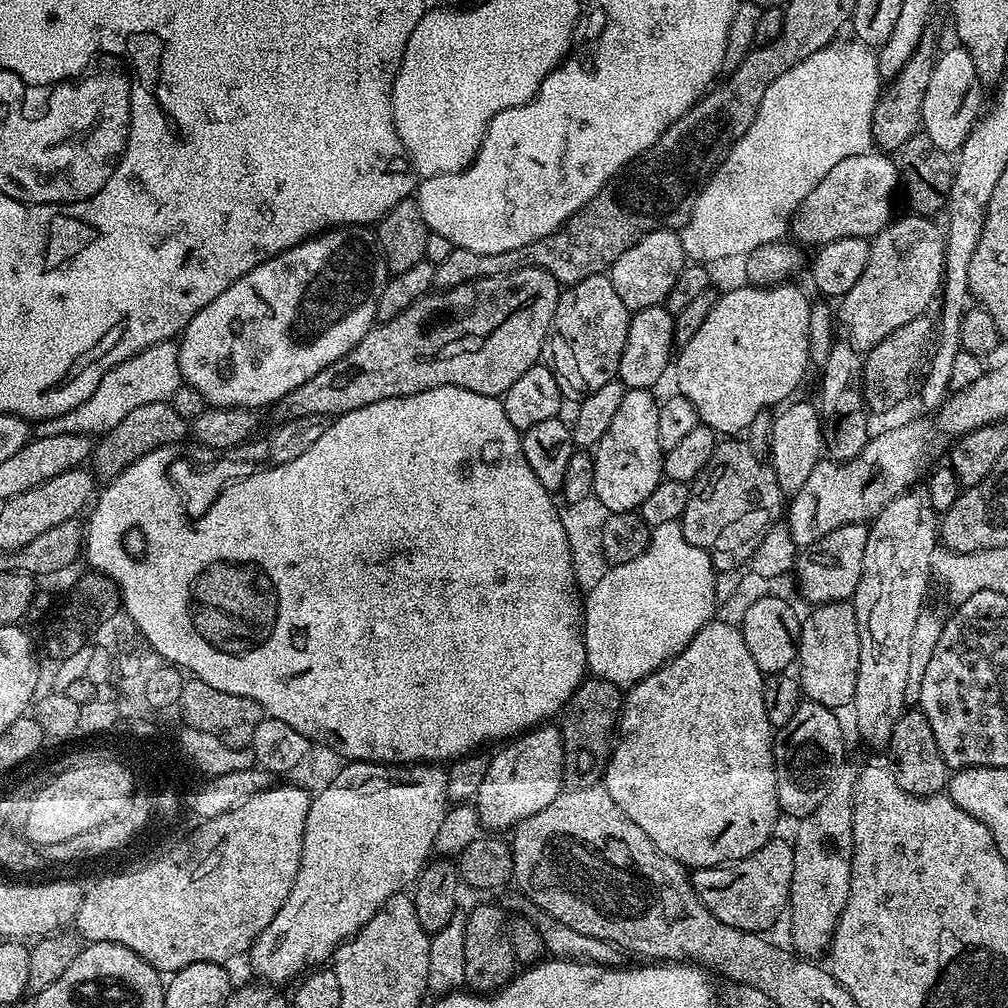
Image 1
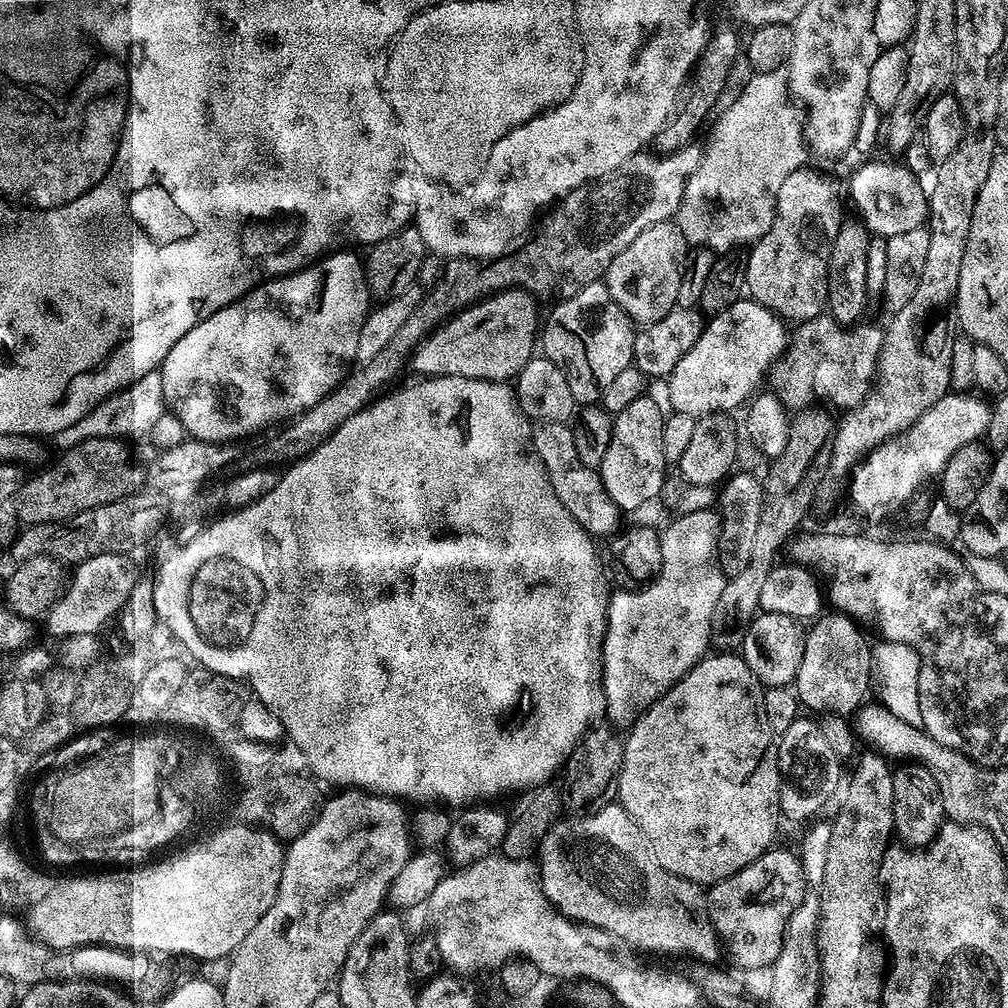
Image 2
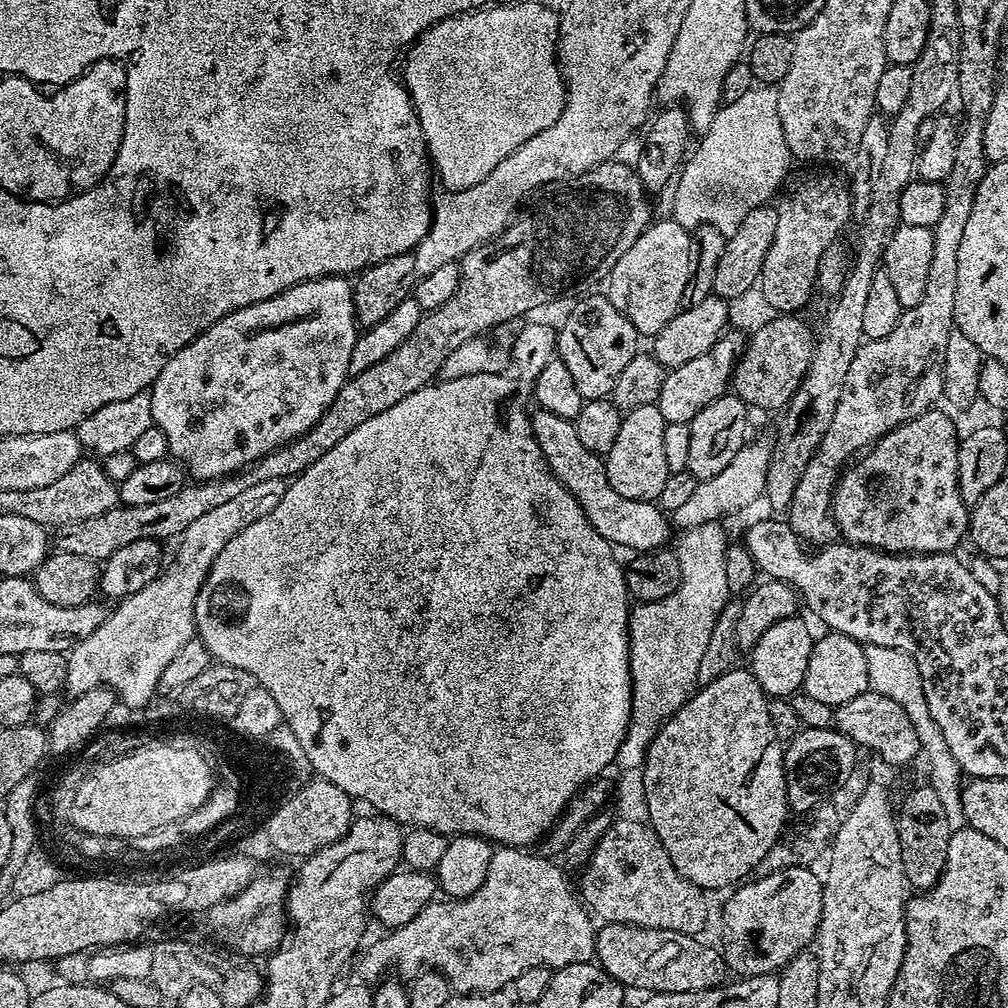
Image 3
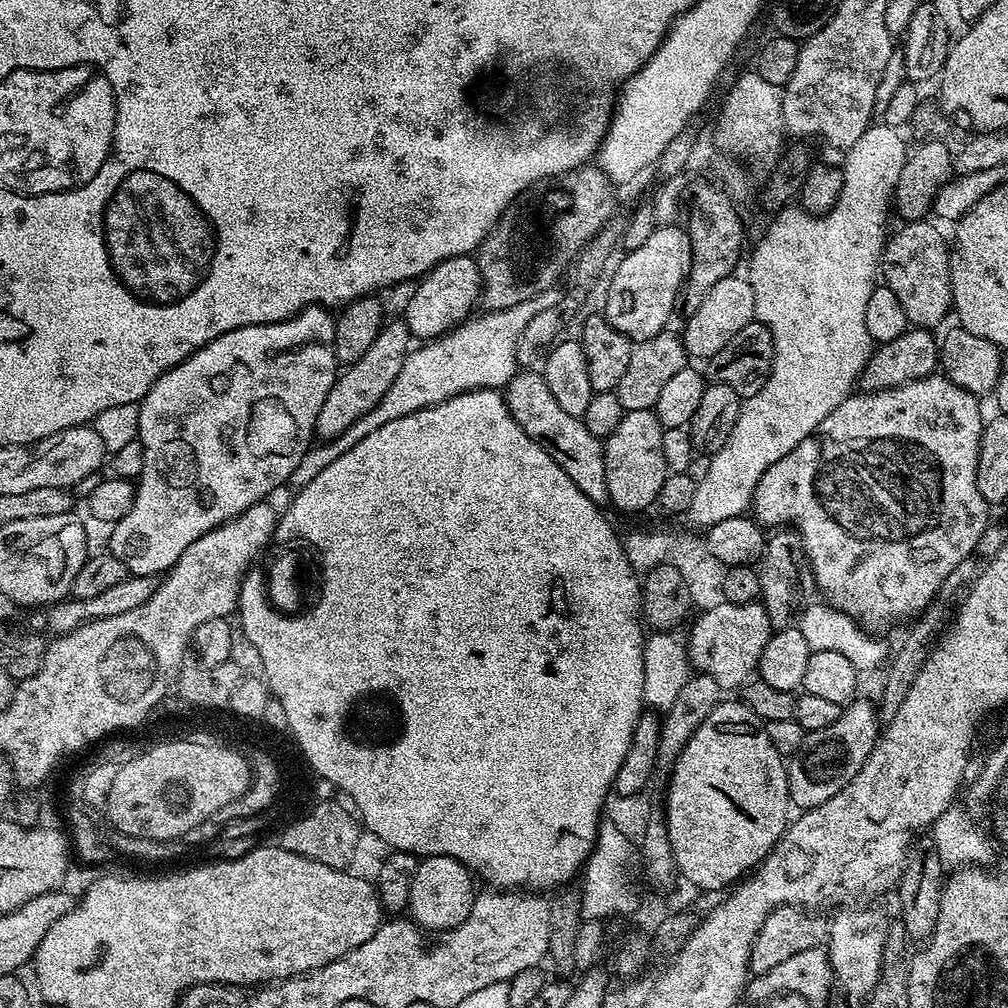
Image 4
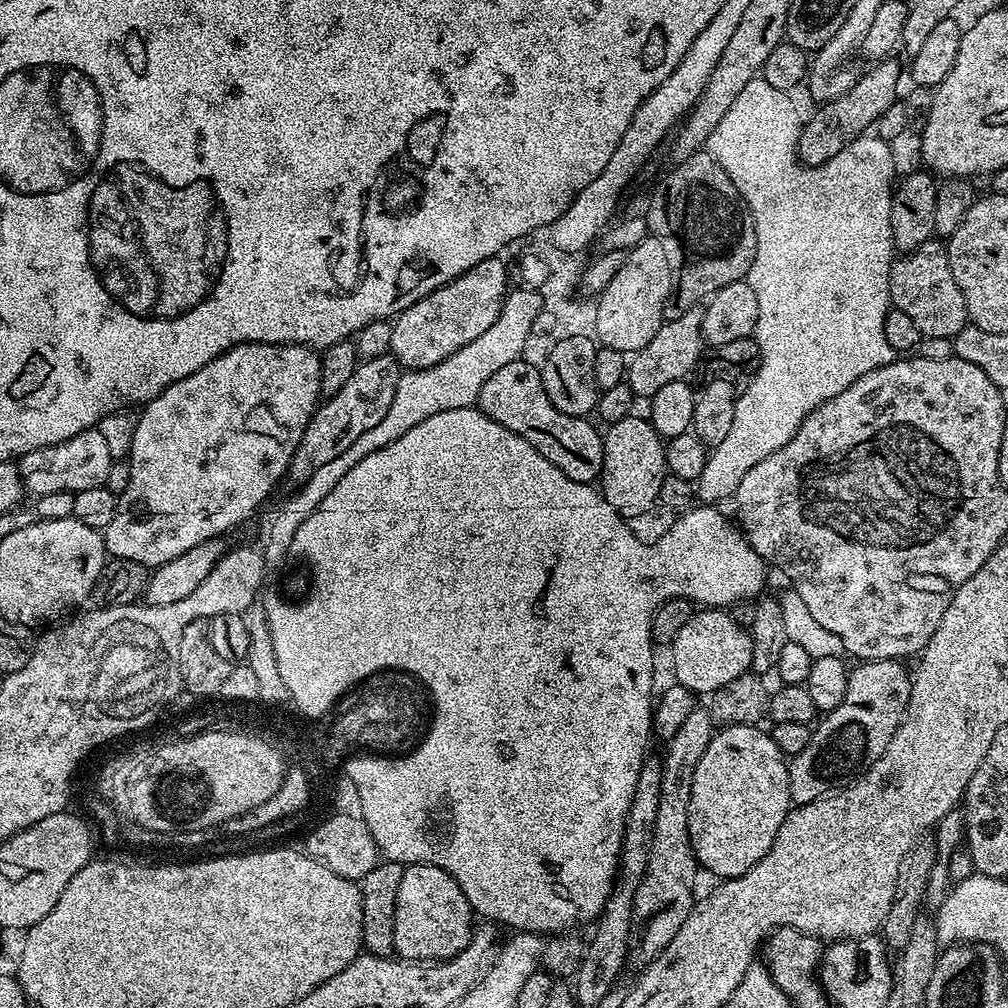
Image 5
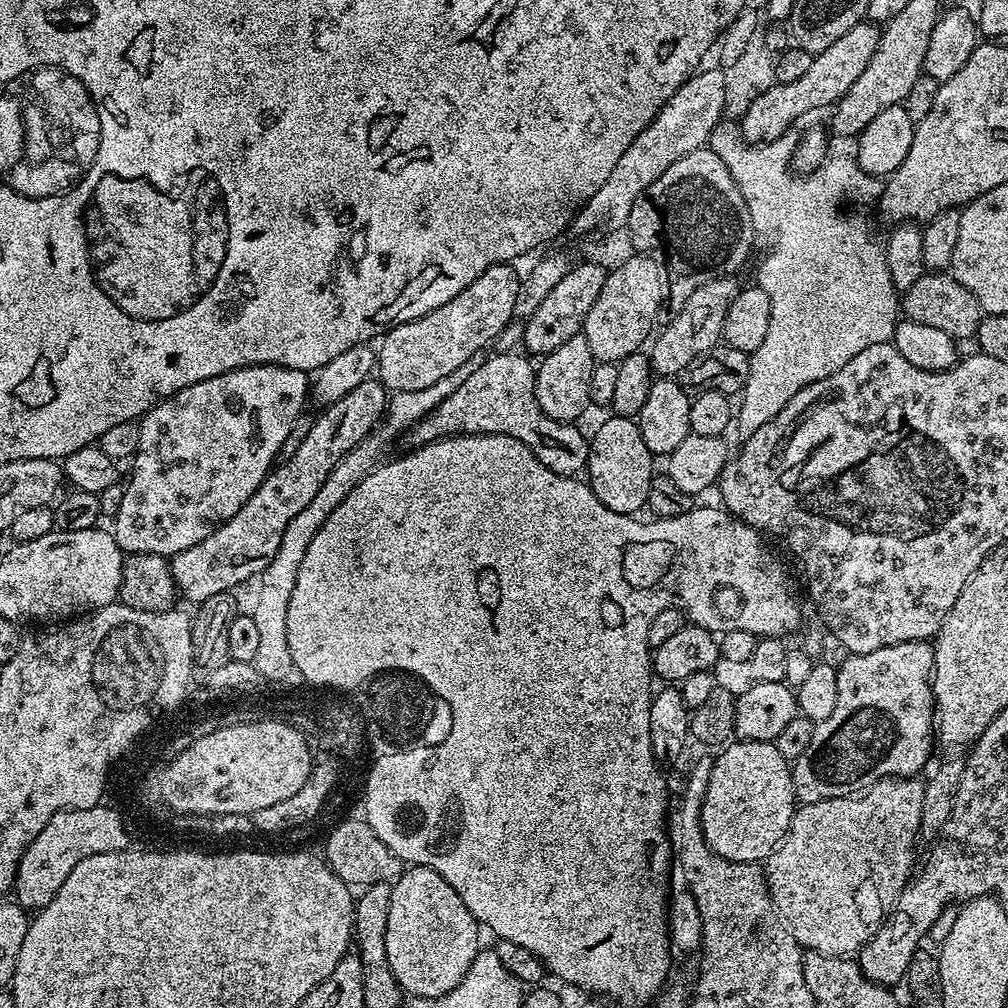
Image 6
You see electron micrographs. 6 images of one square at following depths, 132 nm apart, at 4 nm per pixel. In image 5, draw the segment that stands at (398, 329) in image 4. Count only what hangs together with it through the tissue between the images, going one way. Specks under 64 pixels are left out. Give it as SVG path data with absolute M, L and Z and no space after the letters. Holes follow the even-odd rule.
M391 354L370 360L360 360L353 374L347 379L346 386L343 386L342 390L339 390L333 397L325 399L313 412L312 421L306 426L302 434L302 442L288 467L287 479L289 481L292 479L293 485L296 486L304 484L306 478L314 474L314 470L320 469L324 463L332 461L333 458L338 458L338 454L343 454L360 435L366 434L366 430L378 426L378 422L386 418L386 410L390 410L390 402L394 402L394 390L398 390L398 378L401 371L400 363Z

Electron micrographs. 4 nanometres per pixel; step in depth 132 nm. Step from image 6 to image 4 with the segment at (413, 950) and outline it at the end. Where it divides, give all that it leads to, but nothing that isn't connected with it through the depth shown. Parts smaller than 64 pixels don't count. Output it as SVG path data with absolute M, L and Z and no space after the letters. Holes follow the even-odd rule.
M449 856L423 857L417 863L416 873L410 882L407 915L413 924L432 934L458 927L466 922L478 895L477 889L472 889L472 880L473 873L460 860Z

